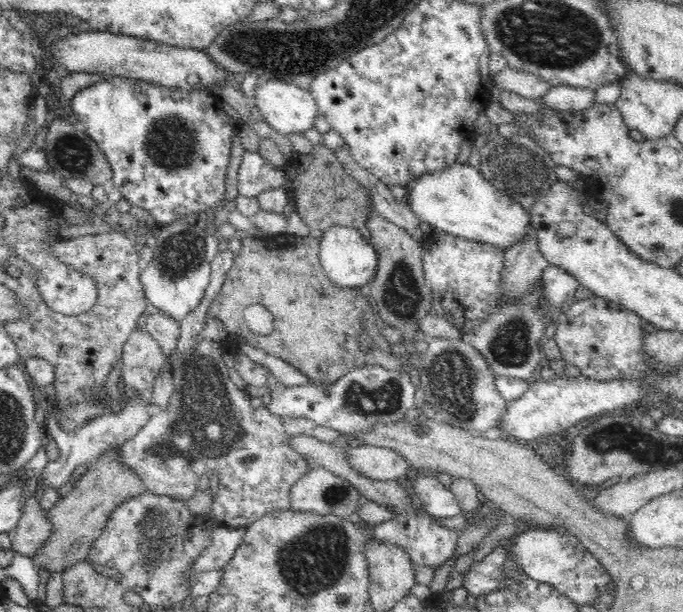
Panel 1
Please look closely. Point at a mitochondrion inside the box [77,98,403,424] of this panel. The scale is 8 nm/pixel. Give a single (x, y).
(169, 144)

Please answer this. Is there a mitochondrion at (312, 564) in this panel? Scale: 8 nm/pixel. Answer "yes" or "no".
yes

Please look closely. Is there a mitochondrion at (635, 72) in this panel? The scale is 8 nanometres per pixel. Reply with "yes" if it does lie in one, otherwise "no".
no

